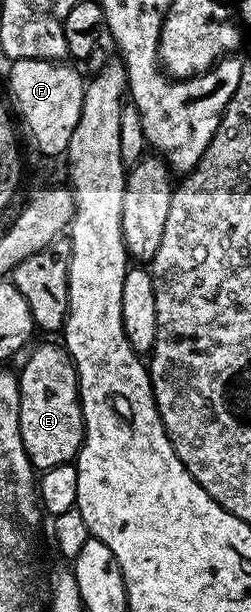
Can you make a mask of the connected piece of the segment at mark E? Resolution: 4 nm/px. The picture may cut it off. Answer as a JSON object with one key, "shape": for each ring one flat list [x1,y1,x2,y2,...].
{"shape":[[59,342,44,343,41,347,33,346,29,360,19,368,20,384,20,432,22,445,33,468,45,471,54,465,71,463,80,454,80,445,84,442,84,414,80,408,80,383,76,380,76,366,72,358]]}

